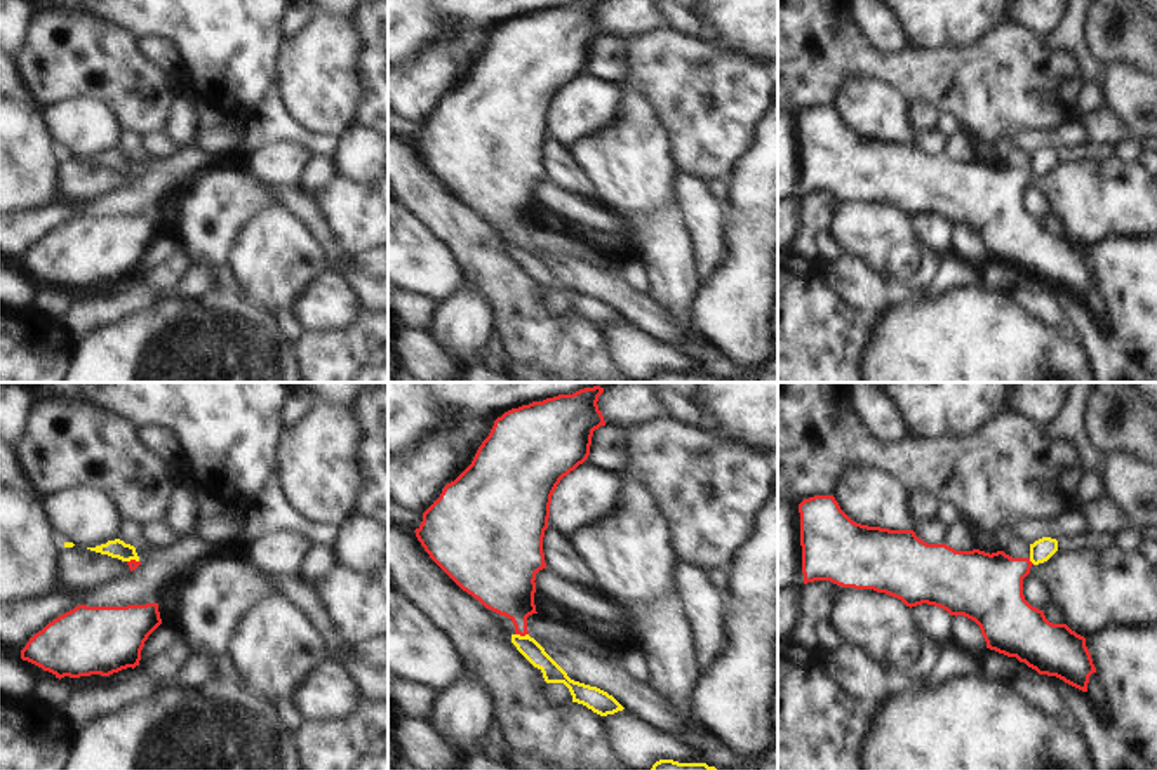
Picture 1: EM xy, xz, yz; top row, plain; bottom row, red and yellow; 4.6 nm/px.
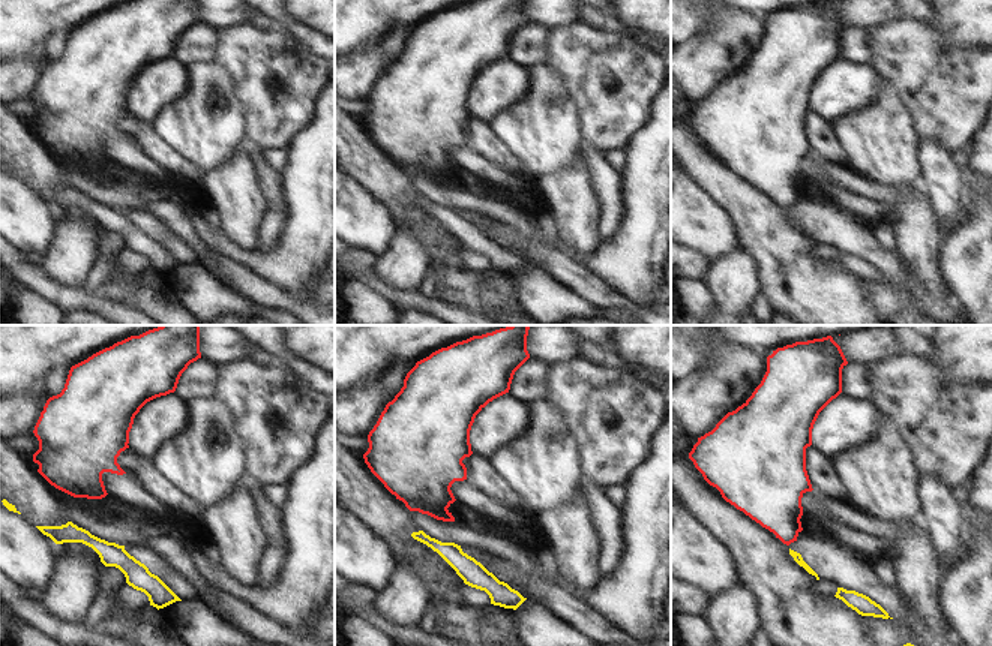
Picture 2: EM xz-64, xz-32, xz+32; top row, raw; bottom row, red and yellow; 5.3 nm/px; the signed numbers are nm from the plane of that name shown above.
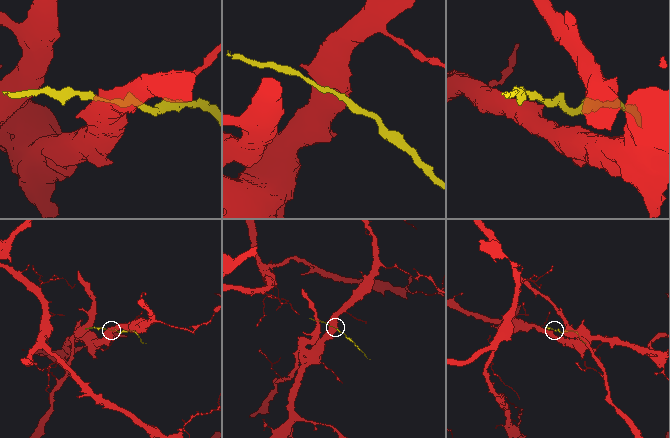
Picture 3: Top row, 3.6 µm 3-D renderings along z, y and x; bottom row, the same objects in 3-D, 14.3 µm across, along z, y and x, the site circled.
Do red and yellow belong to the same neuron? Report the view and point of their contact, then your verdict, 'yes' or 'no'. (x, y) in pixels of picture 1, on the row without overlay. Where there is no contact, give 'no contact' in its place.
contact xz (522, 245); no

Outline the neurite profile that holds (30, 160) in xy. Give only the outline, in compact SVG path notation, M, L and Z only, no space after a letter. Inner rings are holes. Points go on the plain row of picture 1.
M0 94L0 214L57 205L63 160L43 106Z

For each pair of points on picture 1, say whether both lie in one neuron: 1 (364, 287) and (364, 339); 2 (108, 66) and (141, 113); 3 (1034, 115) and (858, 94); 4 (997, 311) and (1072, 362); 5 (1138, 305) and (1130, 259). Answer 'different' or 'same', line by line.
1: different
2: same
3: different
4: same
5: same

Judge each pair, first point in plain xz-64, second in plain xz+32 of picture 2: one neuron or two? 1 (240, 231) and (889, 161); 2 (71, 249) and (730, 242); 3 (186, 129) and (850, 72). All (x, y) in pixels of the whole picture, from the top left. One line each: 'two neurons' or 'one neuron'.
1: two neurons
2: two neurons
3: two neurons

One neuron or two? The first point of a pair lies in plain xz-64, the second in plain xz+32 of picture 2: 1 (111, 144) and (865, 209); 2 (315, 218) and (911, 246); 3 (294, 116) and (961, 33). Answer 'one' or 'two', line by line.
1: two
2: two
3: two

